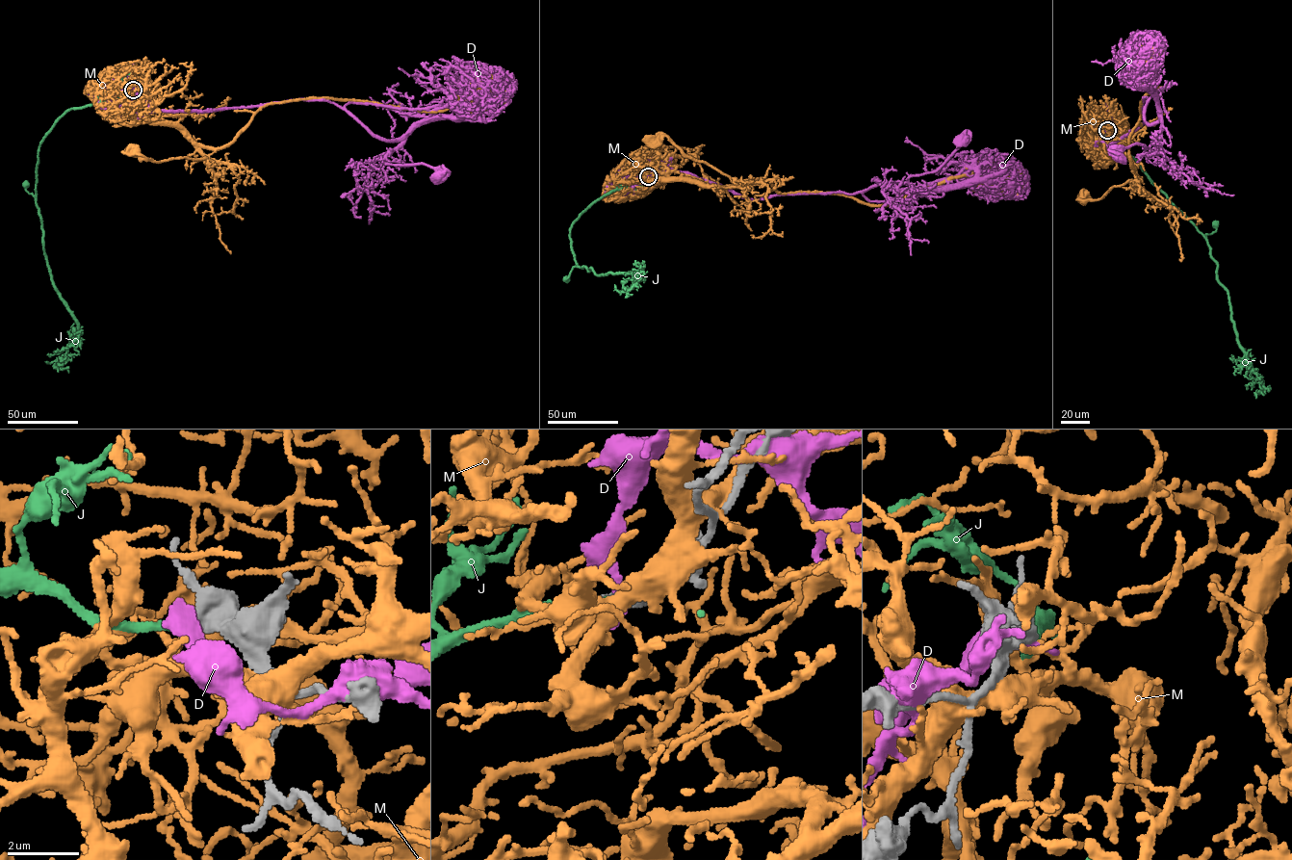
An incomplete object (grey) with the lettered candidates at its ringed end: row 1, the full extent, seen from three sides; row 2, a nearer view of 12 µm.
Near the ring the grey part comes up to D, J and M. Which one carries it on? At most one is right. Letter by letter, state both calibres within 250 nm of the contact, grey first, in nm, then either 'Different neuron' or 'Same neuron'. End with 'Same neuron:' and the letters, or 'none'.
D: Thickness 320 nm (grey) against 280 nm. Different neuron
J: Thickness 400 nm (grey) against 240 nm. Same neuron
M: Thickness 320 nm (grey) against 90 nm. Different neuron
Same neuron: J

